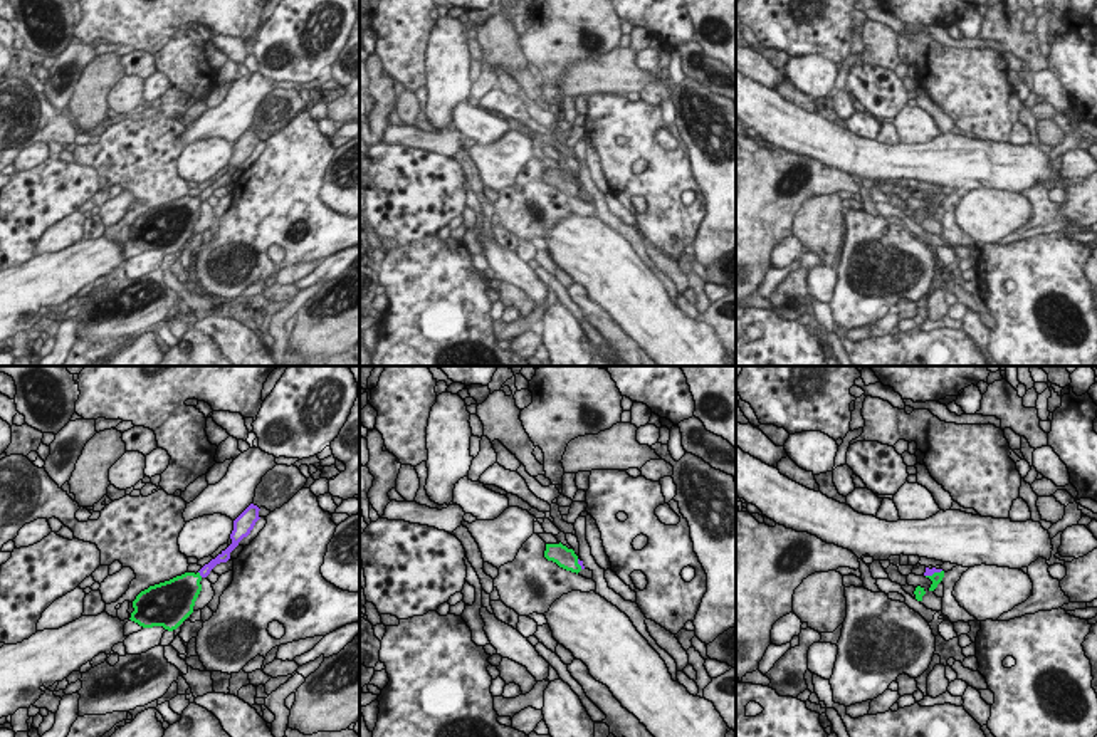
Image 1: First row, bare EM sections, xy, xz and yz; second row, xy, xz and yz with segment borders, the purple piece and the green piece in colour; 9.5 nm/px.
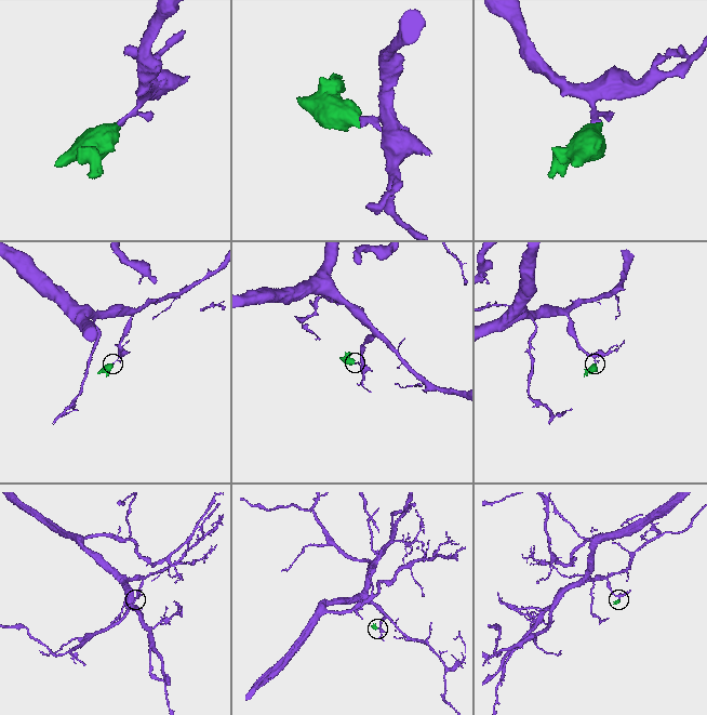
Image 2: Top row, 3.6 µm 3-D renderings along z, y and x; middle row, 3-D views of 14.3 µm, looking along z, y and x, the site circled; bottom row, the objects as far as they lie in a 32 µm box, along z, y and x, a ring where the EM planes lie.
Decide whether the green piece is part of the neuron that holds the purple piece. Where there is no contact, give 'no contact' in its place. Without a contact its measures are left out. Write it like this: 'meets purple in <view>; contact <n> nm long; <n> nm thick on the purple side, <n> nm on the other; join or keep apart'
meets purple in xy; contact 70 nm long; 90 nm thick on the purple side, 320 nm on the other; keep apart

